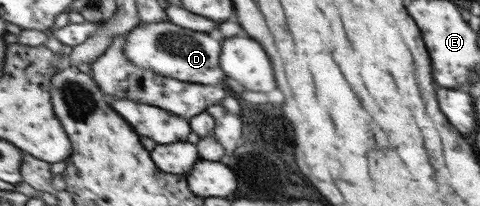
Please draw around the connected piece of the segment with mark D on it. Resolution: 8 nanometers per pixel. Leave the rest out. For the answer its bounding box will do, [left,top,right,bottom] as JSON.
[126,21,228,86]

